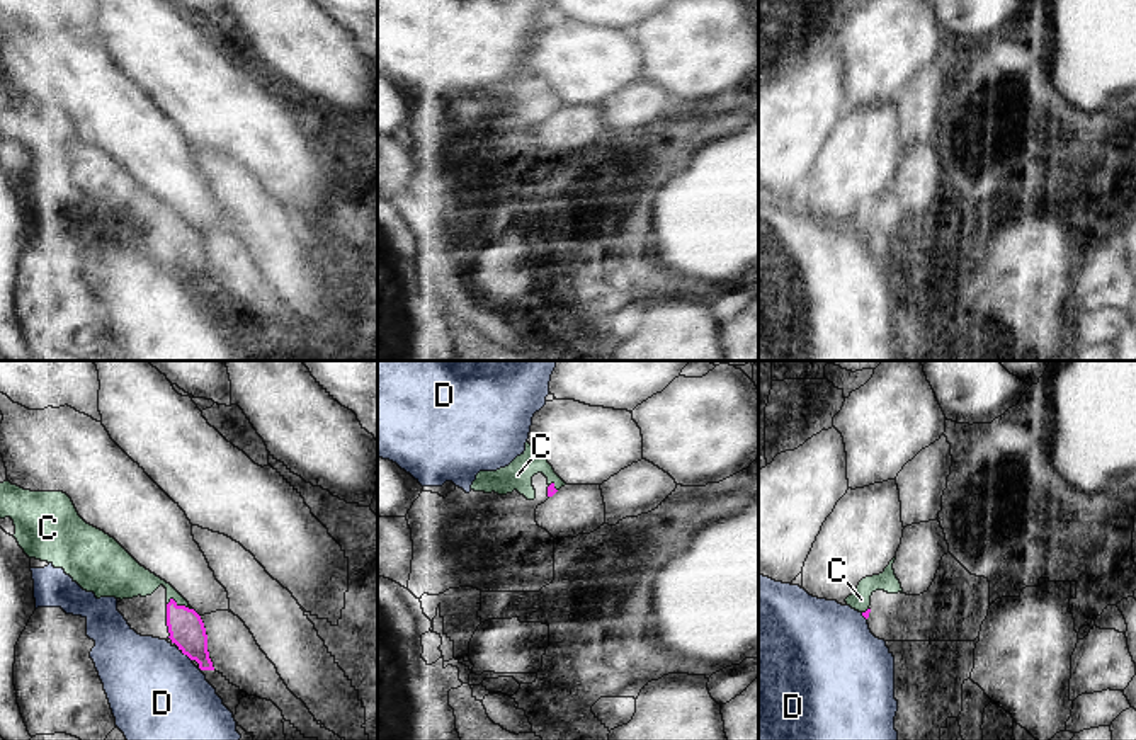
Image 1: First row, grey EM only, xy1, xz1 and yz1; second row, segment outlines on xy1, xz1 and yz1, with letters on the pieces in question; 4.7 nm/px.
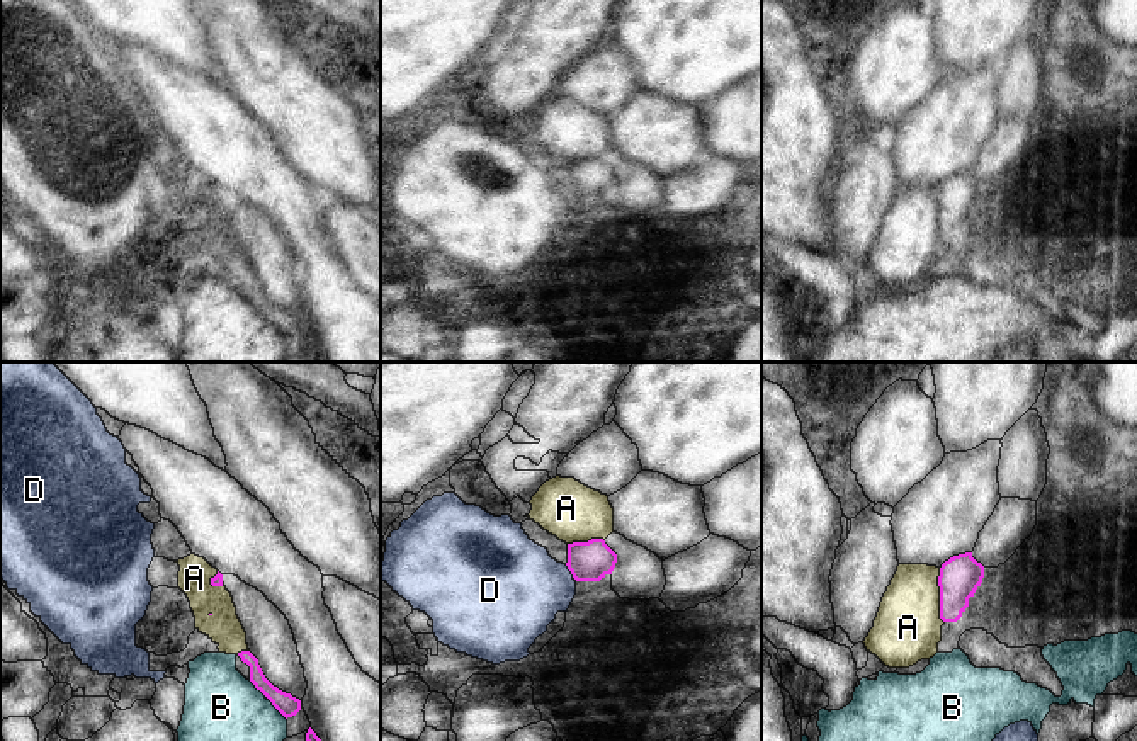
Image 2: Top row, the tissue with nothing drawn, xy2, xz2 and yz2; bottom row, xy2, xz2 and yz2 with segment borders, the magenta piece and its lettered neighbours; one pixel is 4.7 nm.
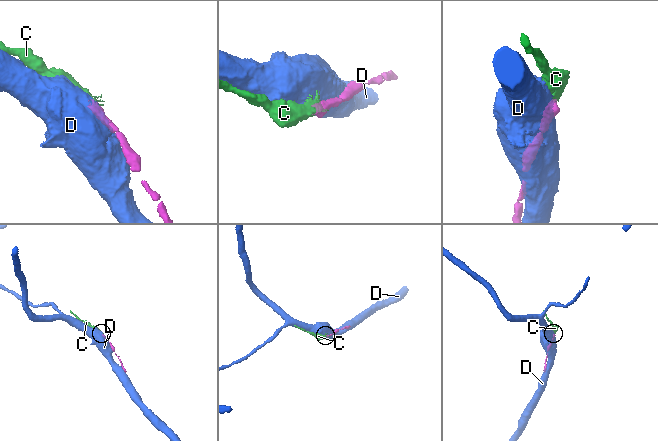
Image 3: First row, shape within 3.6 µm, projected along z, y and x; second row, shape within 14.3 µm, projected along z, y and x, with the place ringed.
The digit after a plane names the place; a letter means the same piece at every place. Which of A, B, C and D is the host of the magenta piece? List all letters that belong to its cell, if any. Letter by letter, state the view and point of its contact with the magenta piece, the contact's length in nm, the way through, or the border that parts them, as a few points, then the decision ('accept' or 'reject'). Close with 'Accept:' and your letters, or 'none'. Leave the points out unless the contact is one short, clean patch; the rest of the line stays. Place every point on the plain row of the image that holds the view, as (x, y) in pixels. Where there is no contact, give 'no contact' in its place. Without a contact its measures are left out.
A: meets magenta in yz2 at (940, 214); contact 260 nm long; border along yz2 (939, 187), (939, 237), (944, 242); reject
B: meets magenta in xy2 at (276, 327); contact 130 nm long; border along xy2 (269, 318), (286, 339); reject
C: meets magenta in xy1 at (179, 225); contact 120 nm long; runs through xy1 (186, 247), (179, 225), (162, 201), (133, 199); accept
D: meets magenta in xy1 at (184, 273); contact 90 nm long; reject
Accept: C

